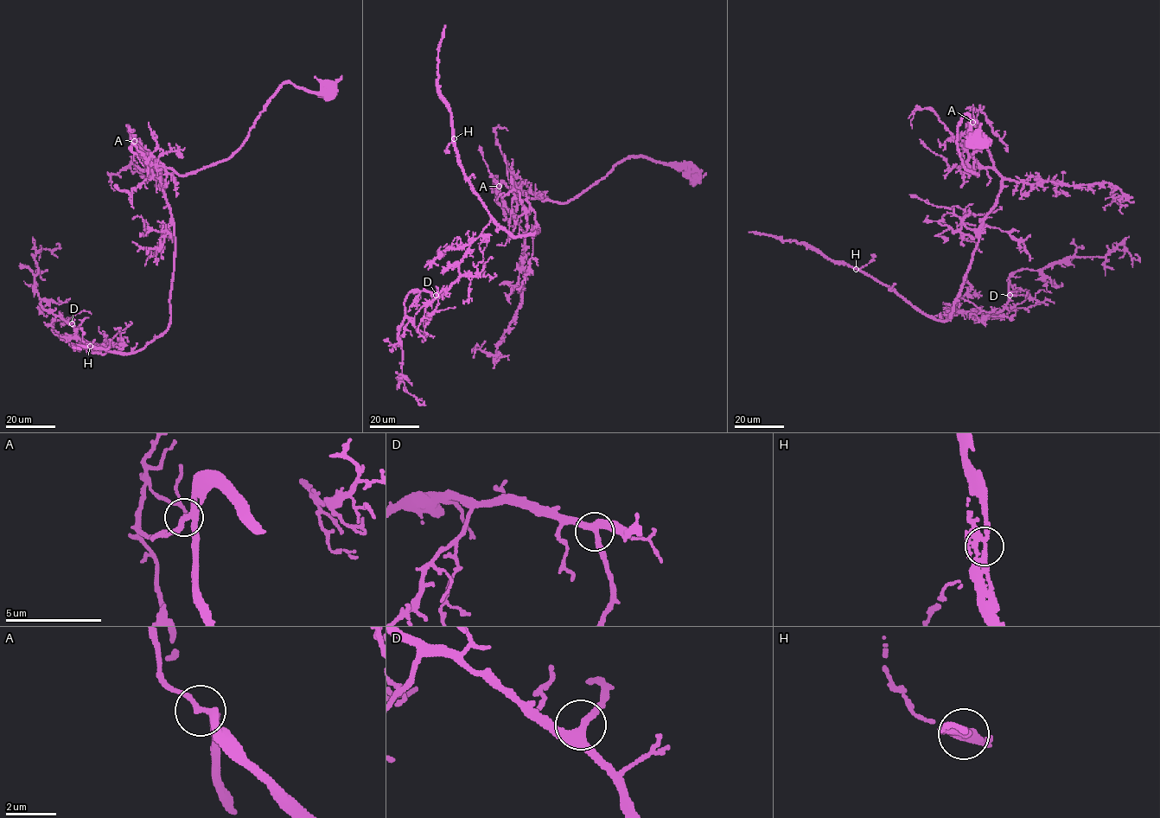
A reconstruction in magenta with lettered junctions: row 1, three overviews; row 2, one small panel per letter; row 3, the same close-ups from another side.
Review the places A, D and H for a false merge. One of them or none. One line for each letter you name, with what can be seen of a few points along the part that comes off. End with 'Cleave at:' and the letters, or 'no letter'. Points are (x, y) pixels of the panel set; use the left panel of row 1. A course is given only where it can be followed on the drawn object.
Cleave at: no letter

